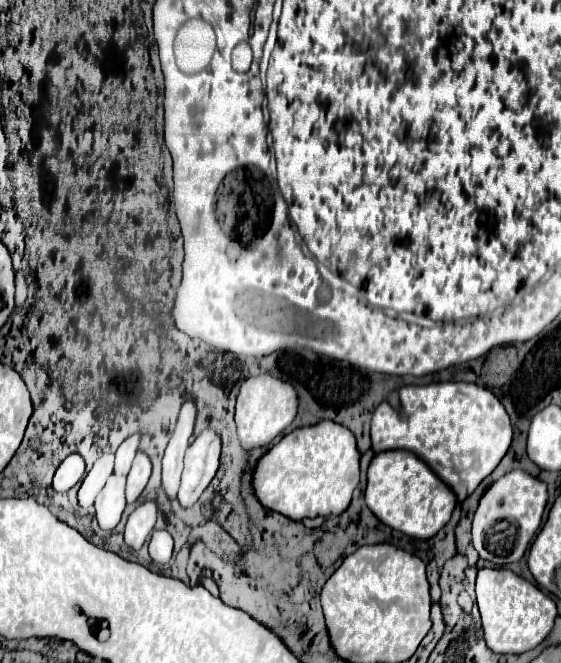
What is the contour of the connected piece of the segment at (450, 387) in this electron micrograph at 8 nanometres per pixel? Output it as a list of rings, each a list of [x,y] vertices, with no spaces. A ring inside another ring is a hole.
[[[437,382],[429,386],[405,386],[399,390],[401,408],[395,410],[387,402],[381,402],[371,418],[371,450],[375,454],[387,450],[409,450],[417,454],[431,470],[455,492],[457,500],[463,502],[475,492],[475,488],[495,470],[505,456],[513,430],[503,404],[487,388],[465,382]]]

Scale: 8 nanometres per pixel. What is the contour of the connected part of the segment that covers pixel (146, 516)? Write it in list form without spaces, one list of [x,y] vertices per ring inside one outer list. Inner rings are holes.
[[[147,500],[141,506],[137,506],[125,526],[125,542],[127,546],[131,546],[133,550],[139,550],[143,546],[143,542],[147,540],[147,536],[151,534],[153,526],[157,520],[157,502],[155,500]]]

